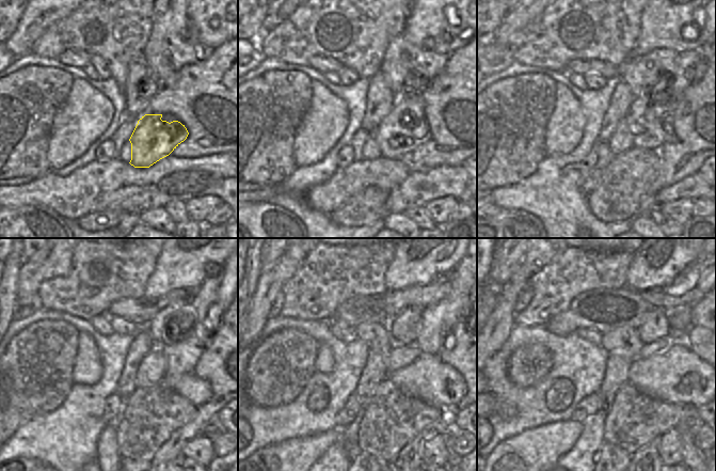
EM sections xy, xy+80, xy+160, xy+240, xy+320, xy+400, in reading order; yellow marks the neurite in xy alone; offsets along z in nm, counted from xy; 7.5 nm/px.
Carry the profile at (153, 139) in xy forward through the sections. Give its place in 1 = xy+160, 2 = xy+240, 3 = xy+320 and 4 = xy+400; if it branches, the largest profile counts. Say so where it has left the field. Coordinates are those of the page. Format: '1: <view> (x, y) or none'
1: xy+160 (649, 118)
2: xy+240 (211, 300)
3: xy+320 (438, 319)
4: xy+400 (679, 319)

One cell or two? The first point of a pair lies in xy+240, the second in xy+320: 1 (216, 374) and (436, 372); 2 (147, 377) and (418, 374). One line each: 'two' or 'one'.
1: two
2: two

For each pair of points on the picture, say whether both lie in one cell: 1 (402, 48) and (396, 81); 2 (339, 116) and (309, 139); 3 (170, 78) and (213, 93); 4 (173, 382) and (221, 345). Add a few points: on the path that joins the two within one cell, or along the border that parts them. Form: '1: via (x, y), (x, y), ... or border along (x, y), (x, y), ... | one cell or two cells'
1: via (402, 57), (402, 73) | one cell
2: via (332, 116), (317, 131) | one cell
3: border along (196, 63), (186, 65), (172, 88), (159, 91) | two cells
4: border along (193, 372), (206, 379), (212, 389) | two cells

